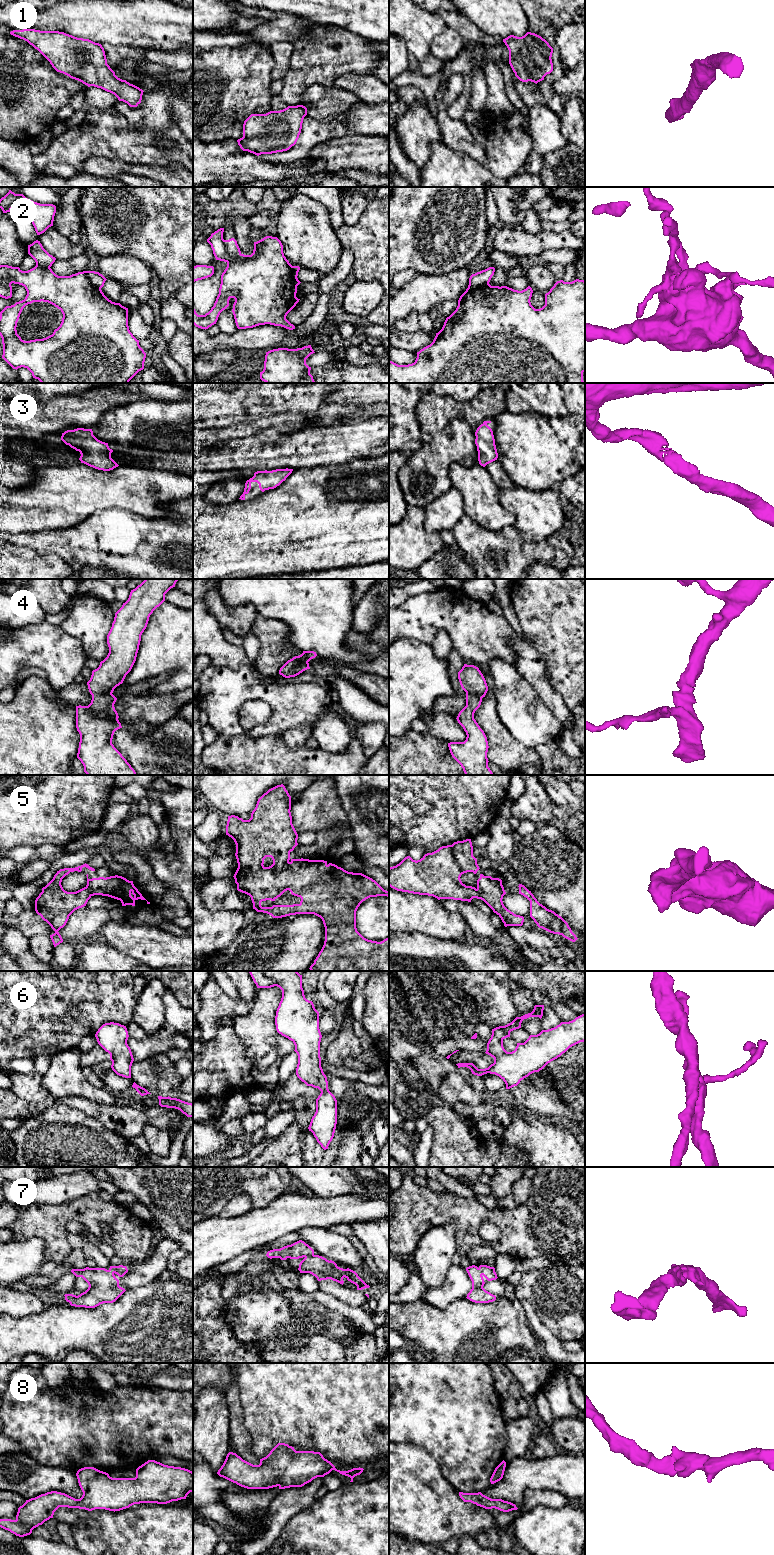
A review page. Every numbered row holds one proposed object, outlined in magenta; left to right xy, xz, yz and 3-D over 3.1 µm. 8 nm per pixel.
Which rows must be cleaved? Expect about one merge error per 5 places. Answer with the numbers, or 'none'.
2

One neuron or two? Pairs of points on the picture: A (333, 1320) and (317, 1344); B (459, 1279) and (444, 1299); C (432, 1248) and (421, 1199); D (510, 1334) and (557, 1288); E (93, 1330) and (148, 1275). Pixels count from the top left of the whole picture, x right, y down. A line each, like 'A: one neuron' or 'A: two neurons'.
A: two neurons
B: one neuron
C: two neurons
D: two neurons
E: two neurons

